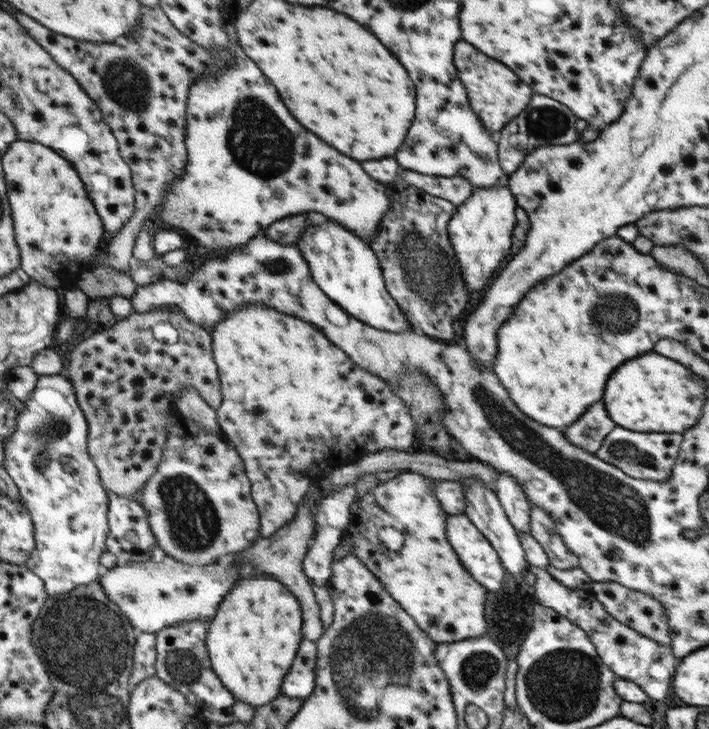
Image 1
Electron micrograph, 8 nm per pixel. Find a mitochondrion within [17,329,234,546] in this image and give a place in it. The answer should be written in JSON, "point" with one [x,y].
{"point":[50,430]}

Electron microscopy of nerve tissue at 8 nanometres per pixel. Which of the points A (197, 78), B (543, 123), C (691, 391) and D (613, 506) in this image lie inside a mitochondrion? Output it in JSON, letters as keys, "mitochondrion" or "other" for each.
{"A":"other","B":"mitochondrion","C":"other","D":"mitochondrion"}

